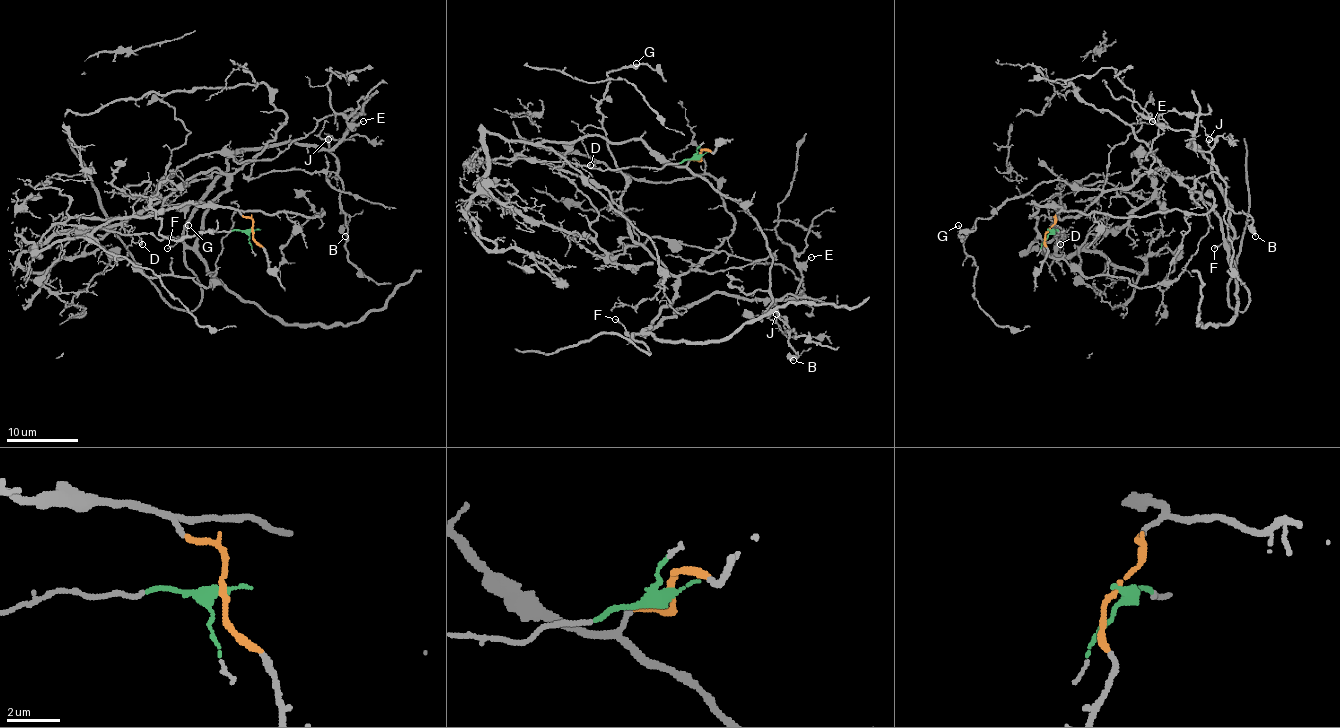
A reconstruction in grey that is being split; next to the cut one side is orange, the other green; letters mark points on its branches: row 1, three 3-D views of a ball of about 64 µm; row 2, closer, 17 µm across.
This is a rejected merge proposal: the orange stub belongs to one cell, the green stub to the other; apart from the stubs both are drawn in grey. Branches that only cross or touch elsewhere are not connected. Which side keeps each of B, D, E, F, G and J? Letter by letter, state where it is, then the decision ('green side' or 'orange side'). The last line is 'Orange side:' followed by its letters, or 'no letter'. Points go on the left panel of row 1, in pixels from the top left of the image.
B: place (345, 236); green side
D: place (142, 244); green side
E: place (363, 121); green side
F: place (167, 248); green side
G: place (188, 225); green side
J: place (328, 139); green side
Orange side: no letter

